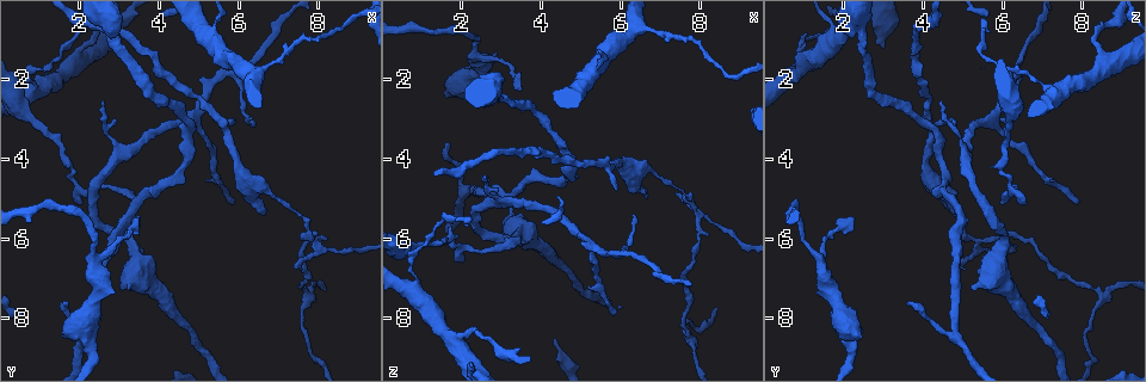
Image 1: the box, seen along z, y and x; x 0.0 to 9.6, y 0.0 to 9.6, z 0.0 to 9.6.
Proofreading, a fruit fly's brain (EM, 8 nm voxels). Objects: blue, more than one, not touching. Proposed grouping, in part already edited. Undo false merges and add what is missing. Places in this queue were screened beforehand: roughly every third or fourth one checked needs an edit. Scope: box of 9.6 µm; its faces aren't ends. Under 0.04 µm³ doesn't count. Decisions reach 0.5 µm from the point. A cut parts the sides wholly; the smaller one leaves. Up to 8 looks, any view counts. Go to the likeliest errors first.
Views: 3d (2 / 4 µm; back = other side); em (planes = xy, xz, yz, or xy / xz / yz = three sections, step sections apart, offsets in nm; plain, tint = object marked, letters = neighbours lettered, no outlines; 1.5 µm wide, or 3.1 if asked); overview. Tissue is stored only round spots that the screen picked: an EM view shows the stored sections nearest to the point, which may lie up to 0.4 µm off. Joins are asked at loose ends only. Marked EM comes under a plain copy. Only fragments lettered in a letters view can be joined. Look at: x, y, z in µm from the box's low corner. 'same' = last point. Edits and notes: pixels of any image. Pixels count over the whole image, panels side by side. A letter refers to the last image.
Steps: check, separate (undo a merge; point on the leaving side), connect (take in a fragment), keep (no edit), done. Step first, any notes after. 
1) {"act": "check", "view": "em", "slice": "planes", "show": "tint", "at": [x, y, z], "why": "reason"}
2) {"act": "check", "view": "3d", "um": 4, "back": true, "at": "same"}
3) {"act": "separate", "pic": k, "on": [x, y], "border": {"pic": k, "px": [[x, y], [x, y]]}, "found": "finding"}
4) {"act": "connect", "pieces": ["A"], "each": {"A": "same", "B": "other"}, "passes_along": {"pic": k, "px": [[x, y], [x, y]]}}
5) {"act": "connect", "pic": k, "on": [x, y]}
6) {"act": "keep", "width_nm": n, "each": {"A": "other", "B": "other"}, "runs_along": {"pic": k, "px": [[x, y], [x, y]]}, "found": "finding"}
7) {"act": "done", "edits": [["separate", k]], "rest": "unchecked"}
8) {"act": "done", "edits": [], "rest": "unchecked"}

{"act": "check", "view": "3d", "um": 2, "at": [3.55, 5.55, 2.25], "why": "tapers out"}

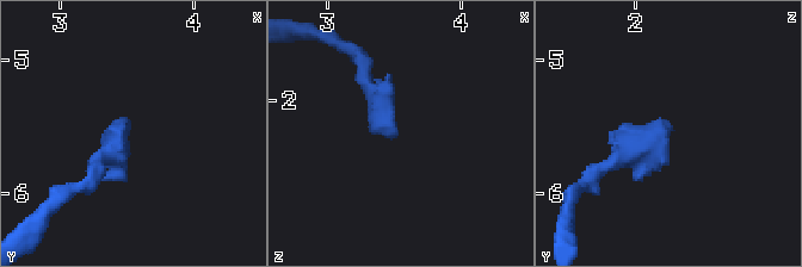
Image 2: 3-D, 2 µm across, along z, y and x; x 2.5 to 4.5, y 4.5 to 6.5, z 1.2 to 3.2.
{"act": "check", "view": "em", "slice": "planes", "show": "letters", "at": [3.52, 5.48, 2.28], "why": "now the EM"}

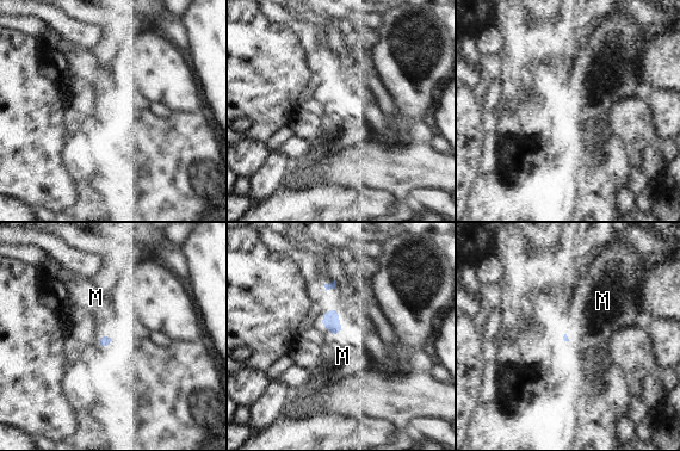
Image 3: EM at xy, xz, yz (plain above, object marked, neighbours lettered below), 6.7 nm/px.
{"act": "keep", "each": {"M": "other"}, "border": {"pic": 3, "px": [[102, 334], [110, 335], [113, 339]]}, "found": "no lettered fragment goes on from it"}

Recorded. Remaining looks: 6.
{"act": "check", "view": "em", "slice": "planes", "show": "letters", "at": [8.00, 6.05, 5.35]}

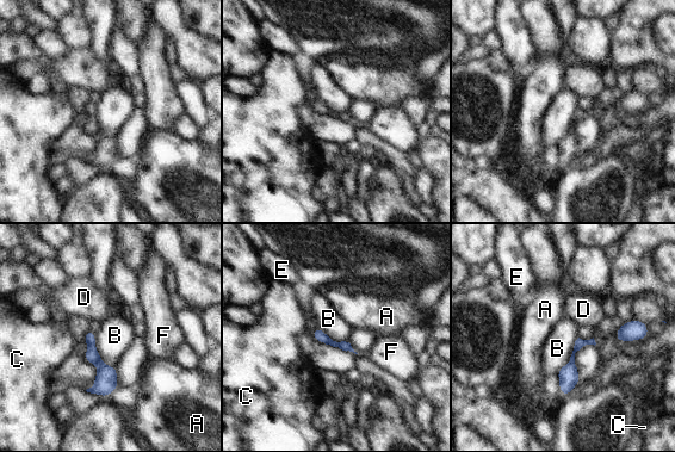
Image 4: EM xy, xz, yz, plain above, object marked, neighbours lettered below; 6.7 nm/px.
{"act": "separate", "pic": 4, "on": [106, 382], "each": {"A": "other", "B": "other", "C": "other", "D": "other", "E": "other", "F": "other"}, "border": {"pic": 4, "px": [[104, 364], [98, 366]]}, "found": "two neurons meet here"}

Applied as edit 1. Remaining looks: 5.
{"act": "check", "view": "em", "um": 3.1, "slice": "planes", "show": "tint", "at": [3.35, 6.35, 5.95]}

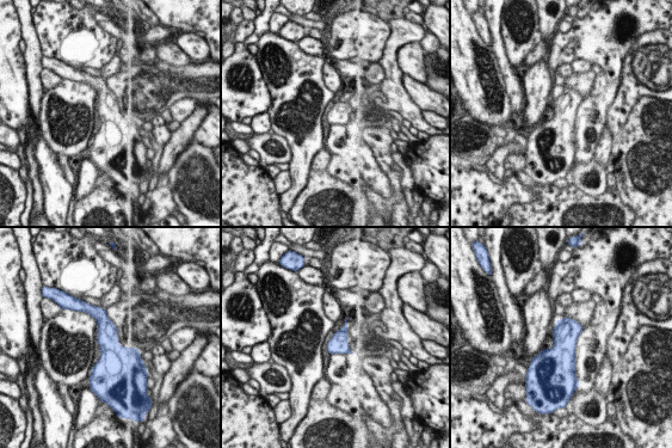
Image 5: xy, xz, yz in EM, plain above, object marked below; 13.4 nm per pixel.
{"act": "check", "view": "em", "um": 3.1, "slice": "planes", "show": "letters", "at": "same", "why": "what lies round it"}

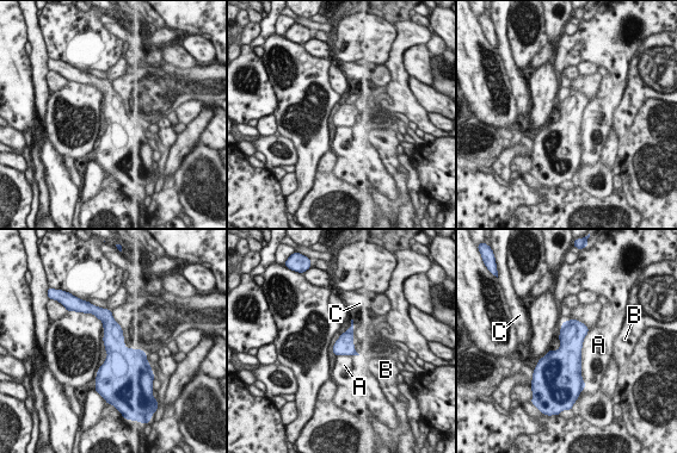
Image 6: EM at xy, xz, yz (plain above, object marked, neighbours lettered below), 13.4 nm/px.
{"act": "keep", "each": {"A": "other", "B": "other", "C": "other"}, "border": {"pic": 6, "px": [[589, 332], [580, 360], [584, 383]]}, "found": "continuous, no second neuron"}

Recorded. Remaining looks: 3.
{"act": "done", "edits": [["separate", 4]], "rest": "unchecked"}

